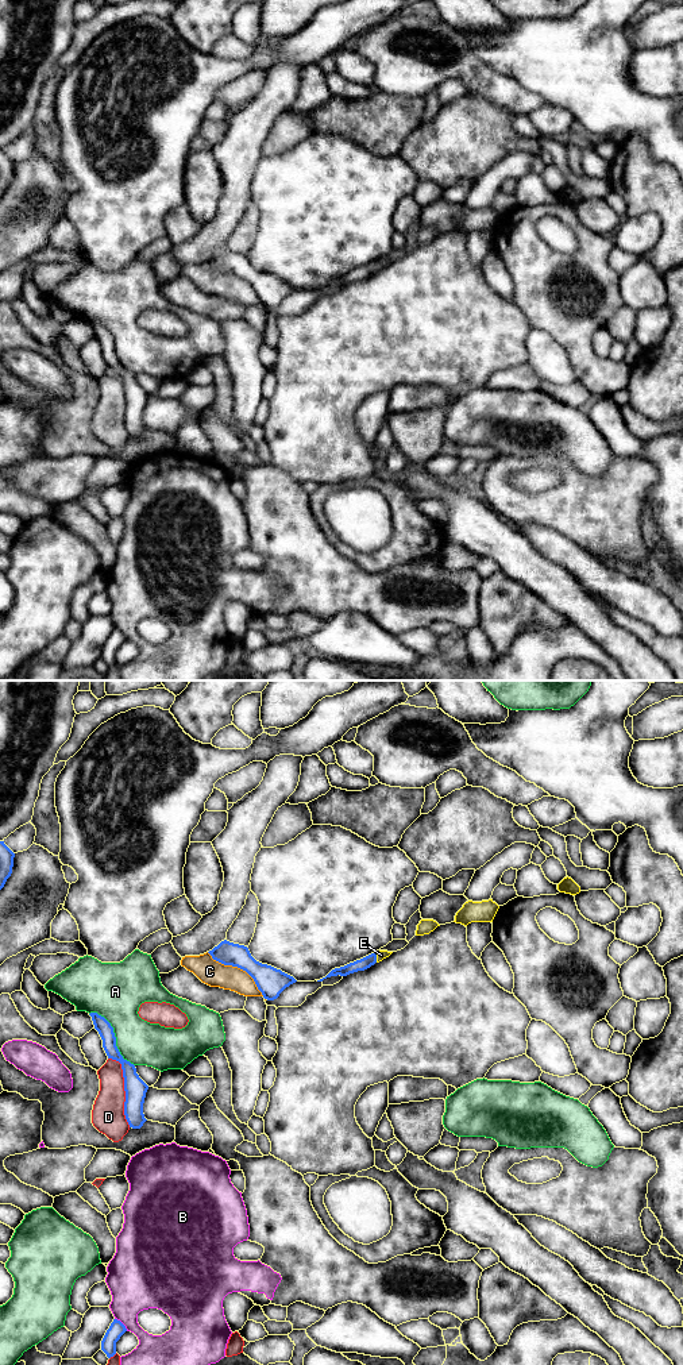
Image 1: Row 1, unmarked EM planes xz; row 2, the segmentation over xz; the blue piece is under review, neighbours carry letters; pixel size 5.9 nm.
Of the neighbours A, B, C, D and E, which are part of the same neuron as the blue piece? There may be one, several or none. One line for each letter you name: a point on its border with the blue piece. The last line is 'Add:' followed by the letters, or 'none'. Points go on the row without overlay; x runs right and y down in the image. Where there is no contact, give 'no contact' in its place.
E: contact xz (375, 266)
Add: E

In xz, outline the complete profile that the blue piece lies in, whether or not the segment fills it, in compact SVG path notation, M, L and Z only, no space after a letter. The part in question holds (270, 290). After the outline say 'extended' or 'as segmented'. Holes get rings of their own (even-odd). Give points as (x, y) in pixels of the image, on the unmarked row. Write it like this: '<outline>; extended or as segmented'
M224 248L208 262L213 269L224 274L232 274L246 279L267 309L277 308L286 296L297 290L281 278L256 270L244 254Z; as segmented

